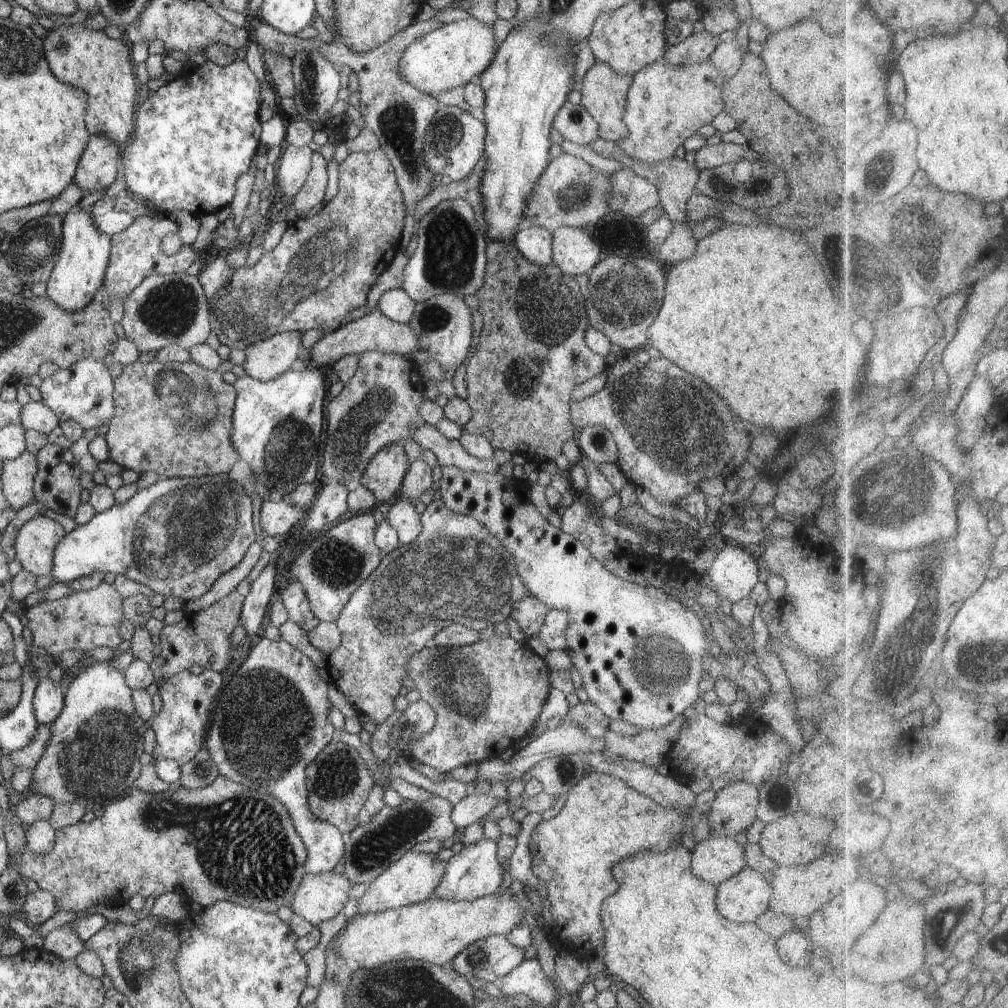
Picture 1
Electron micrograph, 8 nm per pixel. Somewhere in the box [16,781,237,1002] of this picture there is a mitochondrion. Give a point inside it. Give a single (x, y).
(139, 960)

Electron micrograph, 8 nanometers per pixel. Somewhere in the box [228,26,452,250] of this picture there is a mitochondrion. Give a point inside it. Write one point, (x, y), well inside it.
(396, 122)

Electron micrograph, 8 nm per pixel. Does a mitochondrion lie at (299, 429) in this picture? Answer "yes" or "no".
yes

